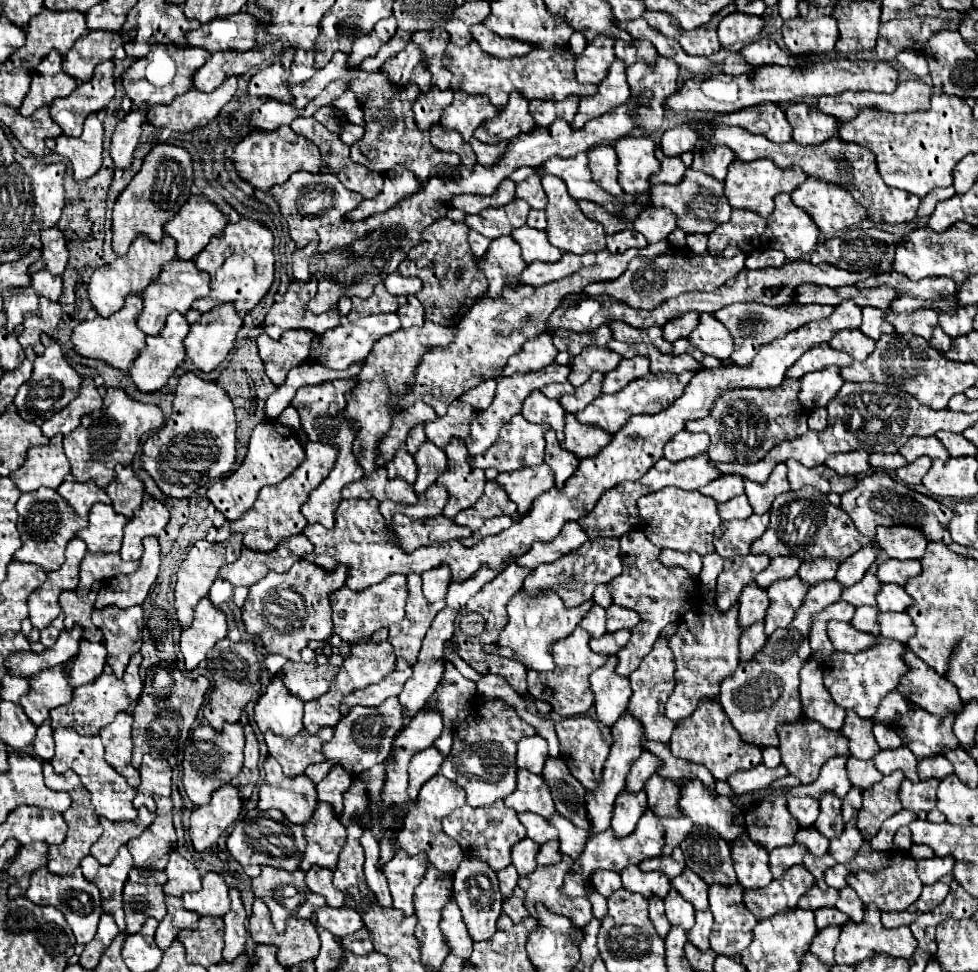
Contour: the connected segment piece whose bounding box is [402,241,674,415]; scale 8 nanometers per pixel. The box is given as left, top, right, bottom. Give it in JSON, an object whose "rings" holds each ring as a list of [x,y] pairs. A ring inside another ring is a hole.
{"rings":[[[668,241],[648,245],[642,251],[640,249],[630,249],[630,251],[624,251],[620,255],[612,255],[604,249],[604,251],[596,254],[595,265],[582,267],[580,271],[576,271],[574,275],[570,275],[562,281],[554,281],[554,283],[546,283],[546,285],[538,287],[522,283],[516,289],[506,287],[500,299],[490,299],[490,297],[478,299],[472,305],[472,309],[458,323],[458,337],[446,347],[432,347],[422,357],[422,361],[418,365],[418,371],[416,371],[416,383],[402,403],[410,405],[414,401],[424,401],[430,407],[434,407],[434,411],[438,415],[446,415],[446,407],[454,399],[458,399],[462,393],[466,393],[468,389],[476,387],[478,383],[482,383],[486,379],[500,377],[508,357],[518,353],[522,343],[526,343],[526,339],[534,339],[534,335],[546,331],[548,317],[552,315],[552,311],[556,307],[560,307],[560,303],[568,295],[582,293],[586,285],[596,283],[596,281],[618,279],[626,271],[630,259],[636,257],[636,255],[654,257],[654,255],[670,253],[670,251],[674,251],[674,247]],[[534,327],[538,327],[538,331]]]}

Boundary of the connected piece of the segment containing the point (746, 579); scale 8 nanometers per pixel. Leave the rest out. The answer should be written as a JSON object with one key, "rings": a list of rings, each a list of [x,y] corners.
{"rings":[[[746,555],[726,559],[724,571],[718,575],[718,595],[716,595],[716,609],[728,611],[742,593],[742,587],[756,579],[760,571],[766,569],[770,559],[766,555]]]}

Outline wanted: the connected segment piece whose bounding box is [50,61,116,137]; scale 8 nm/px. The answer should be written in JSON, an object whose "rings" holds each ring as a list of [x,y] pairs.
{"rings":[[[98,63],[90,81],[80,83],[66,99],[56,99],[52,103],[50,115],[62,127],[64,135],[78,137],[82,133],[82,123],[92,111],[104,109],[116,93],[114,63]]]}

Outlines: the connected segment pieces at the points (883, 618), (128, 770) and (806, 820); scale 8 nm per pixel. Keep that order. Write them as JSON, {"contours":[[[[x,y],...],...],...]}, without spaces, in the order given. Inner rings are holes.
{"contours":[[[[882,613],[878,619],[880,619],[880,635],[888,639],[906,643],[916,631],[914,621],[910,619],[908,613]]],[[[118,713],[116,719],[100,731],[100,737],[106,747],[106,761],[122,773],[132,787],[140,785],[140,773],[130,765],[132,759],[132,739],[130,739],[130,729],[132,729],[132,715],[128,713]]],[[[790,797],[788,799],[788,811],[794,815],[798,825],[802,829],[812,827],[818,819],[818,799],[810,797]]]]}

